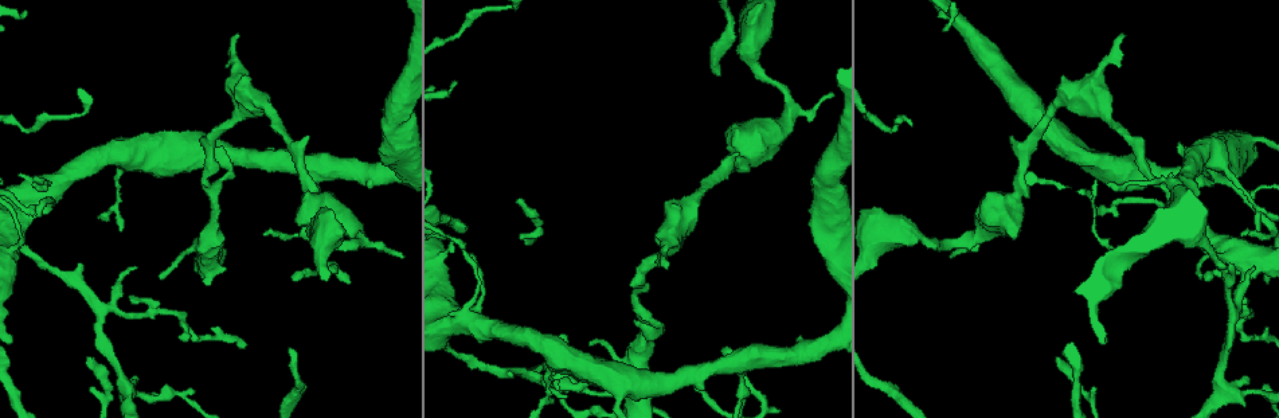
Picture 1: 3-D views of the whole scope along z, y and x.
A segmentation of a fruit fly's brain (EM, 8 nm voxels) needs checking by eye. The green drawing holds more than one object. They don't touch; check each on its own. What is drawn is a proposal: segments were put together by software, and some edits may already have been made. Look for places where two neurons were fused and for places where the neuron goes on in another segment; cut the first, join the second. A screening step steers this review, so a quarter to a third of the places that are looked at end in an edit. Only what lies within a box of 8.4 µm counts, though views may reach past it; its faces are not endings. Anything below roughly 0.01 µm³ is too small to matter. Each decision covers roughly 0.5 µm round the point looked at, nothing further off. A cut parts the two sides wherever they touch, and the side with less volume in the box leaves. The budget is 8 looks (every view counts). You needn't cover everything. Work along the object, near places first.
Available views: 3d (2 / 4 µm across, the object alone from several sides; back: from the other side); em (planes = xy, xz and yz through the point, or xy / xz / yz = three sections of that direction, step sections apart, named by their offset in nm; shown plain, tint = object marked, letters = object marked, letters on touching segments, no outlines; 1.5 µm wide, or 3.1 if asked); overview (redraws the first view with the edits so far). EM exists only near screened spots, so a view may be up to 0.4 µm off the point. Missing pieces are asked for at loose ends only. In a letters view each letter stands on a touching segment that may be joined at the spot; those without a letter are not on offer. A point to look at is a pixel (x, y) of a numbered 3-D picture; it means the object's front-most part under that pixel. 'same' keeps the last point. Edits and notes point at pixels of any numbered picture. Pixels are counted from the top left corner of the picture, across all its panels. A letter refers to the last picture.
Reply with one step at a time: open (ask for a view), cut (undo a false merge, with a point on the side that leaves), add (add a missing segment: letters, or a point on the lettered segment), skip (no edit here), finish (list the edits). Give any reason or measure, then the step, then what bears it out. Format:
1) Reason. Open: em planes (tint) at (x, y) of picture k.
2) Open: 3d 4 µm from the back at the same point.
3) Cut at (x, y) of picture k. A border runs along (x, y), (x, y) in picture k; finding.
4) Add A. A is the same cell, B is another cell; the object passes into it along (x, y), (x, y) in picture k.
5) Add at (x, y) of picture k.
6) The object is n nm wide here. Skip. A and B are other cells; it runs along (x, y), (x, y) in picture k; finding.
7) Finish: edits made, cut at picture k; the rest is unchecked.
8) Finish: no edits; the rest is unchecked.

Sudden change in width. Open: 3d 4 µm at (1212, 251) of picture 1.

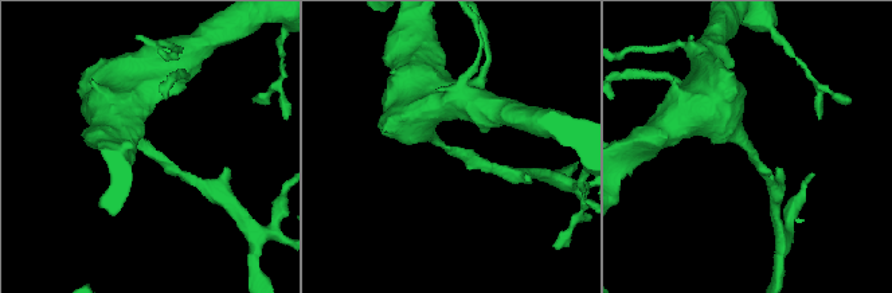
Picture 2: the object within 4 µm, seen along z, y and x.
Open: em planes (plain) at (149, 150) of picture 2.

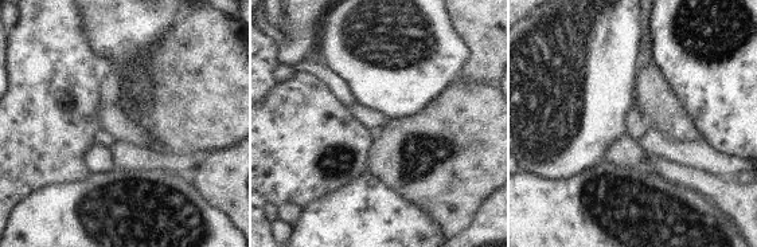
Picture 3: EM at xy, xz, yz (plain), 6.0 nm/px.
What lies round it. Open: em planes (letters) at the same point.

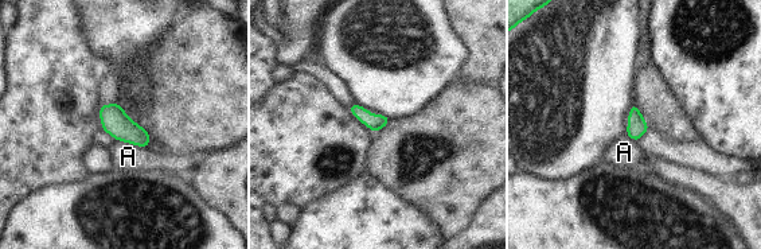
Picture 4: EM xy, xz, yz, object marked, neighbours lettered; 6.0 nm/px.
Skip. A is another cell; one neuron here.

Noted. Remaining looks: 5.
A fork. Open: 3d 4 µm at (1231, 308) of picture 1.

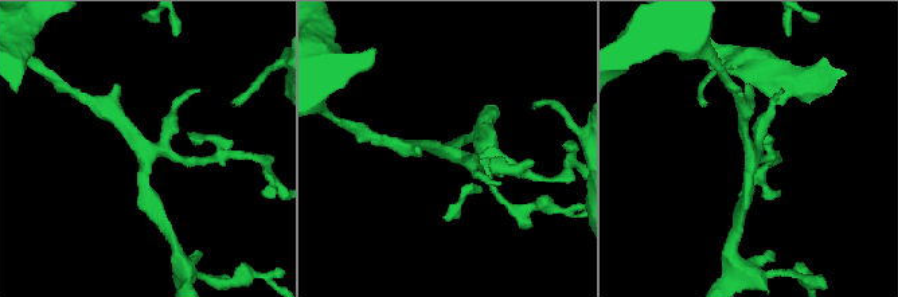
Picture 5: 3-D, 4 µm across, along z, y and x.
Open: em planes (plain) at (448, 153) of picture 5.

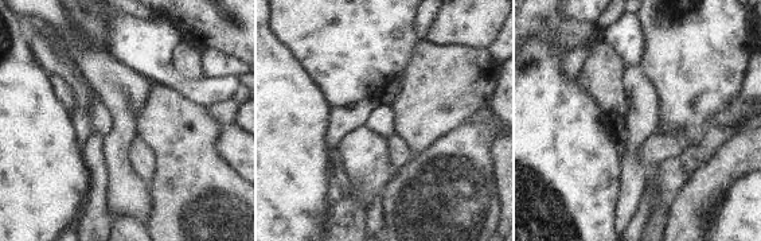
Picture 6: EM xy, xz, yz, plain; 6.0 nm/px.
What lies round it. Open: em planes (letters) at the same point.

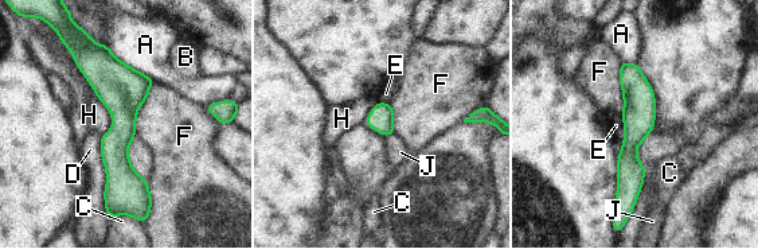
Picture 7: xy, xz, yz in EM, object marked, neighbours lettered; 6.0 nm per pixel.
The object is 160 nm wide here. Skip. A, B, C, D, E, F, H and J are other cells; it runs along (94, 46), (121, 89), (121, 201) in picture 7; all the same neuron.

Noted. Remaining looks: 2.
Calibre changes. Open: em yz step 4 (tint) at (1018, 194) of picture 1.

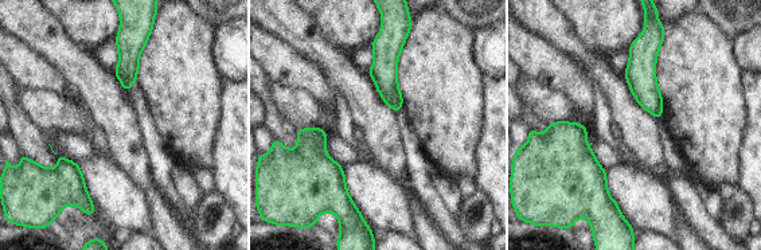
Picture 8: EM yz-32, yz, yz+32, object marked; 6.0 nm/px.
Another direction. Open: em planes (letters) at the same point.

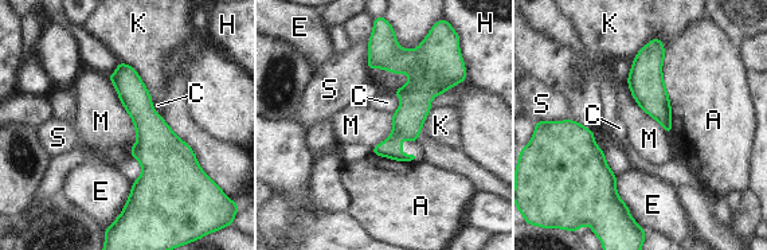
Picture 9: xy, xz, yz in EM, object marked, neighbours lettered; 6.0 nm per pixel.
The object is 180 nm wide here; the longest contact is with K, 550 nm. Skip. A, C, E, H, K, M and S are other cells; all the same neuron.

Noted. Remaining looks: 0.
Finish: no edits; the rest is unchecked.

